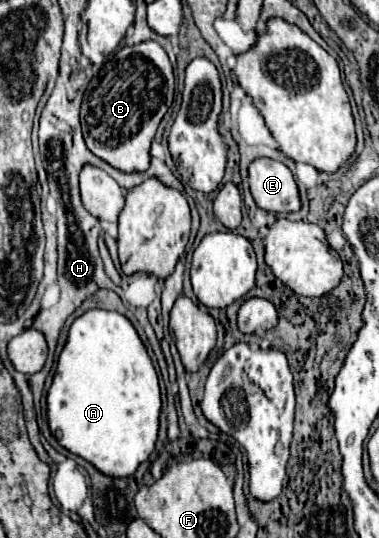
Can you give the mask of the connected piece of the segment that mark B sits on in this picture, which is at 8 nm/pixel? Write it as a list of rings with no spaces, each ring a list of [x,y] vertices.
[[[142,41],[136,45],[124,45],[112,55],[108,55],[102,69],[92,77],[84,101],[82,101],[82,133],[88,149],[100,159],[108,161],[112,167],[122,171],[146,171],[150,167],[150,143],[156,135],[156,129],[172,105],[174,97],[174,75],[172,63],[166,51],[156,41]]]

